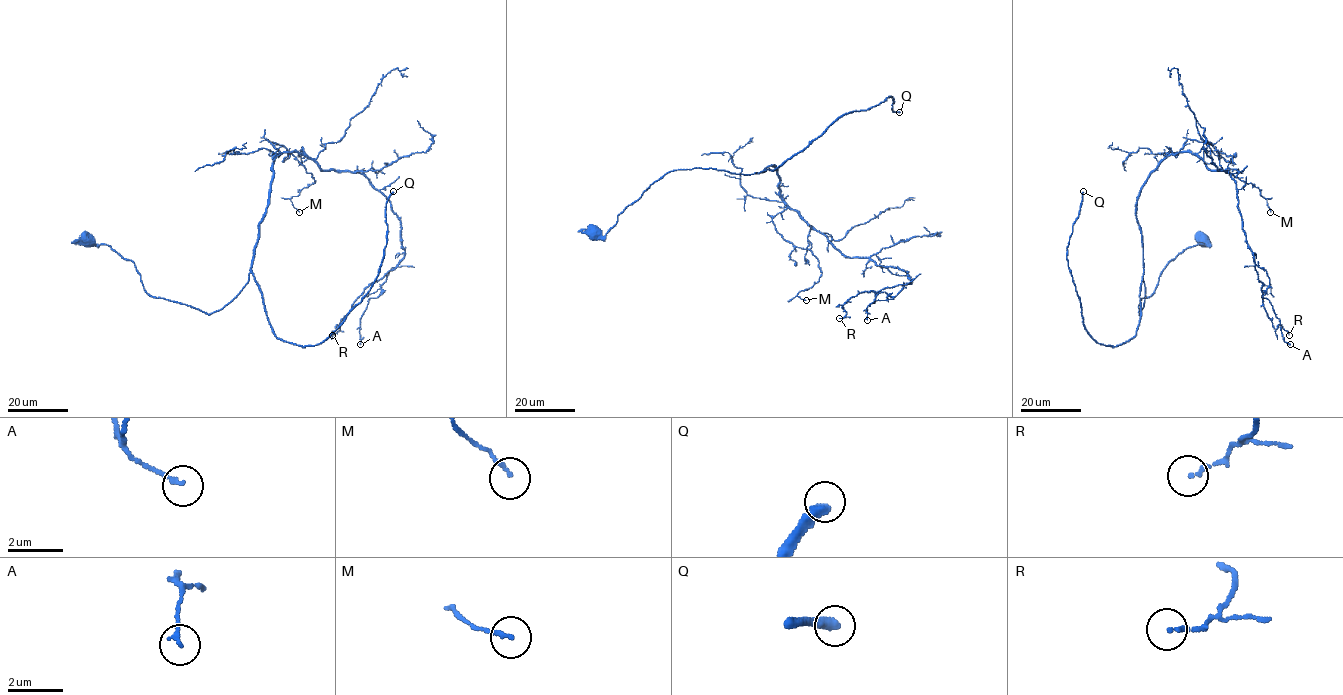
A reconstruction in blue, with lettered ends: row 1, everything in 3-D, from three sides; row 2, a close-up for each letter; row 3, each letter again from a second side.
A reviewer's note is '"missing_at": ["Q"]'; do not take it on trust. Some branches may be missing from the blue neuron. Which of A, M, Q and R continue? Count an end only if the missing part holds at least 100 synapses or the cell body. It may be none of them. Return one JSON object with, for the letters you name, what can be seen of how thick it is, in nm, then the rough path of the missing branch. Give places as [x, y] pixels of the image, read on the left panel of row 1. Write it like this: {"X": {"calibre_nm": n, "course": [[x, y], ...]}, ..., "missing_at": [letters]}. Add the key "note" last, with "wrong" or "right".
{"Q": {"calibre_nm": 400, "course": [[393, 191], [410, 146], [407, 116], [388, 106], [321, 100], [290, 116], [274, 133], [263, 132], [246, 156]]}, "missing_at": ["Q"], "note": "right"}

